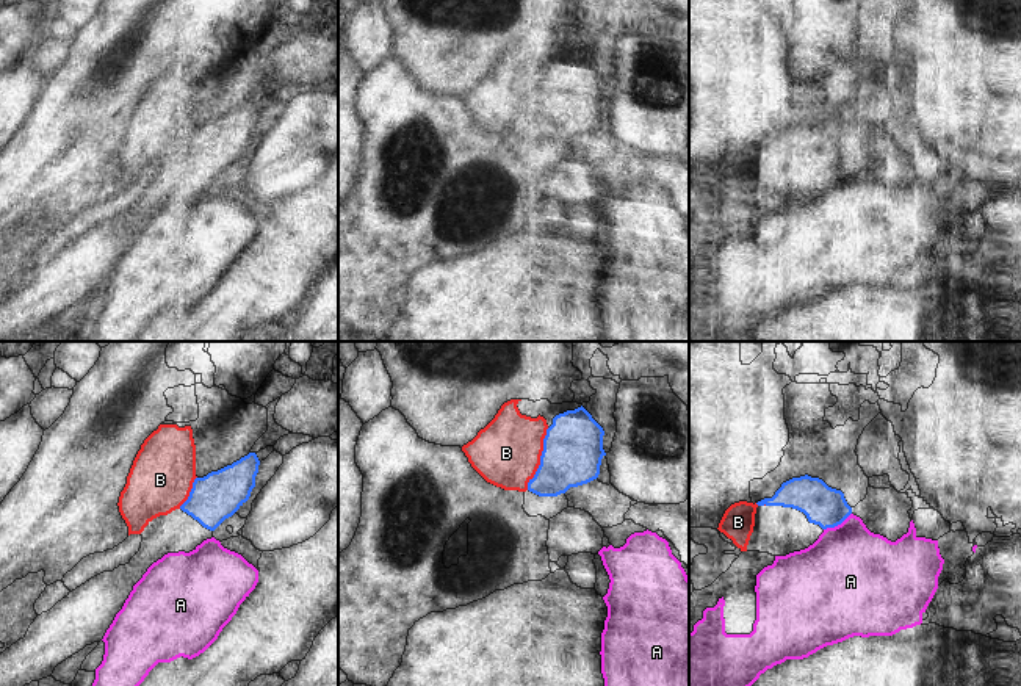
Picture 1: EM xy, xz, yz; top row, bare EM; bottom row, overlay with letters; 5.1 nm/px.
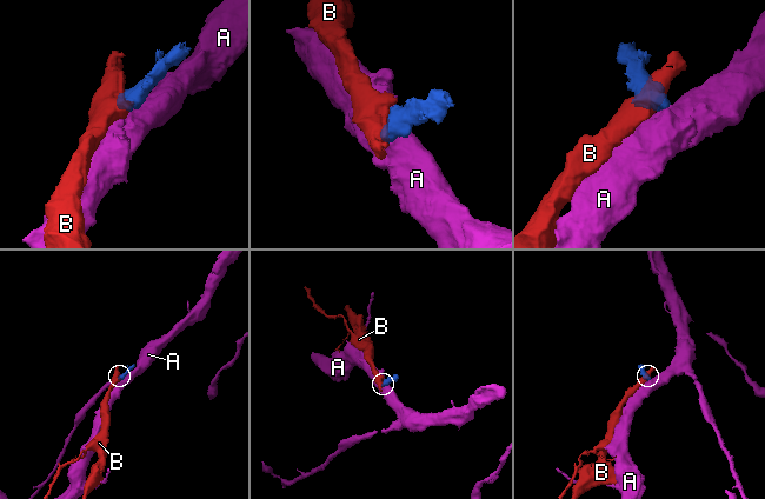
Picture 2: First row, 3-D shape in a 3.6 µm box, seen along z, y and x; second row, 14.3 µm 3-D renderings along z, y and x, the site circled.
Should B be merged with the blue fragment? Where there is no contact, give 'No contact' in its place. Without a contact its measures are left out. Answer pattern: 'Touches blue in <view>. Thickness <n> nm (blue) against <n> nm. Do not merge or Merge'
Touches blue in xz. Thickness 300 nm (blue) against 360 nm. Do not merge

